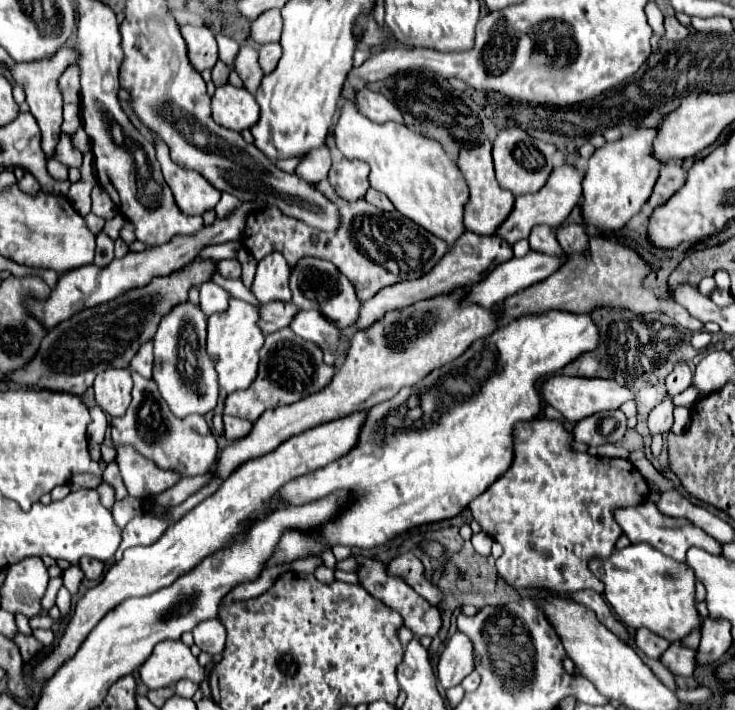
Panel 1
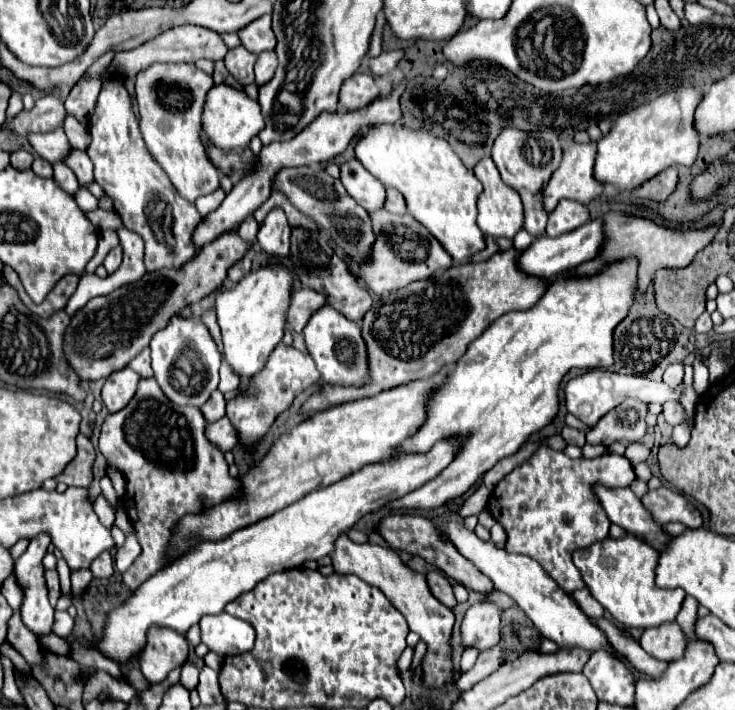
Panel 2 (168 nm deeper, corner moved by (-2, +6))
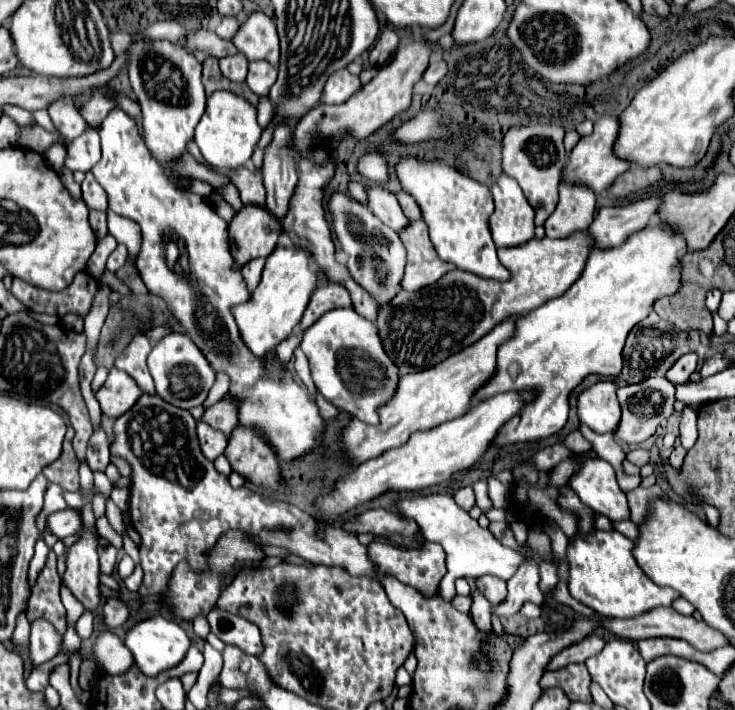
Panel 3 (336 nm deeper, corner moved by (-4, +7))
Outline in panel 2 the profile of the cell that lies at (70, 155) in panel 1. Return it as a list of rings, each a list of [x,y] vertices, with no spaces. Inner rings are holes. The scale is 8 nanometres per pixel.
[[[69,150],[69,154],[63,158],[63,162],[77,174],[81,186],[85,186],[87,182],[93,180],[93,164],[91,164],[91,158],[87,156],[87,152]]]

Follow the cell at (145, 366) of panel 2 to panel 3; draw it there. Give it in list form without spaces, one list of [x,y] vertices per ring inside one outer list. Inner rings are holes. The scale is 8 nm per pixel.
[[[137,333],[127,345],[127,349],[115,359],[115,369],[121,369],[127,375],[131,375],[143,393],[155,393],[155,387],[145,363],[149,351],[151,351],[149,339],[143,333]]]

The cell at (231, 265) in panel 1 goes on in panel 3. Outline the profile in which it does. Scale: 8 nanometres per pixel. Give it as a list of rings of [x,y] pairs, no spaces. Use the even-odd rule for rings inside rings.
[[[253,259],[253,261],[249,261],[249,263],[245,263],[245,265],[241,267],[249,291],[253,291],[253,287],[257,287],[257,283],[261,281],[263,265],[265,265],[265,259]]]

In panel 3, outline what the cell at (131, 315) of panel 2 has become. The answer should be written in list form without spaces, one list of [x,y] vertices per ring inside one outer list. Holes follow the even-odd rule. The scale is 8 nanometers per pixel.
[[[245,205],[229,223],[235,267],[243,267],[243,263],[257,257],[267,257],[275,249],[281,233],[281,223],[269,215],[267,207]]]

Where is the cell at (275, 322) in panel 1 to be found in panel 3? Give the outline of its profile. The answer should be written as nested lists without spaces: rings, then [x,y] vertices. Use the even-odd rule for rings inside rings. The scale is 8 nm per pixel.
[[[327,283],[327,285],[317,287],[309,305],[307,305],[307,311],[305,311],[299,327],[303,331],[309,329],[321,315],[325,315],[327,311],[337,309],[337,307],[351,307],[349,291],[341,283]]]

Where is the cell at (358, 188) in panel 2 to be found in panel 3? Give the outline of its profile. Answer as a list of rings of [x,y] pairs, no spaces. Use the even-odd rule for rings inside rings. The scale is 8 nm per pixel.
[[[377,185],[369,187],[367,193],[369,193],[369,209],[387,227],[401,233],[409,225],[409,219],[403,215],[403,211],[399,207],[399,201],[397,201],[397,197],[393,193],[389,193],[387,189],[377,187]]]

